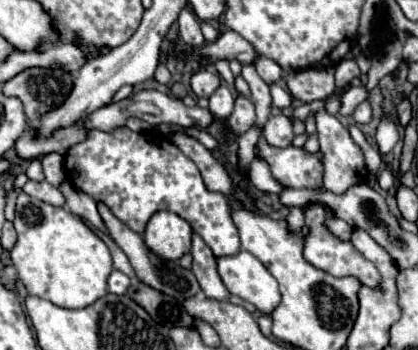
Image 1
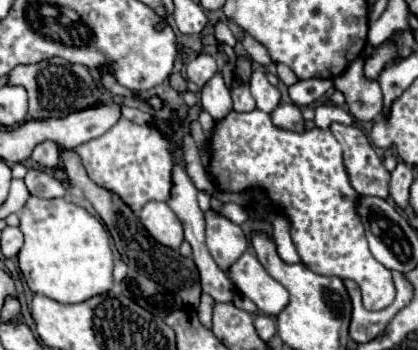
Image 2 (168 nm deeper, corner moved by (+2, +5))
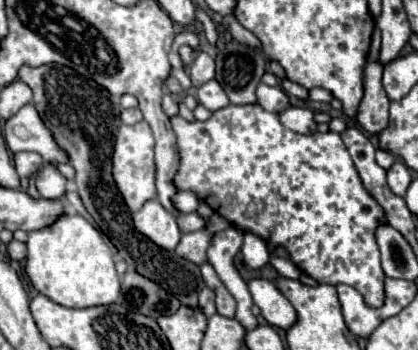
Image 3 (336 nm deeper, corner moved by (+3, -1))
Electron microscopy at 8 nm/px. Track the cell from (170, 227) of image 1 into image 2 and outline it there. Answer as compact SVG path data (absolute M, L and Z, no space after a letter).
M147 202L143 210L139 212L141 224L159 240L161 244L167 244L169 248L179 248L183 242L183 226L179 224L179 218L171 208L167 208L165 202Z

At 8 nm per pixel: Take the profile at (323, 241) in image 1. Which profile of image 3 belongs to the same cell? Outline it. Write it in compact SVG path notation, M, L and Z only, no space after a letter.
M250 104L250 106L226 106L222 110L216 110L206 122L186 122L184 118L180 116L174 116L172 120L172 130L176 132L176 138L178 138L178 150L180 150L180 170L174 178L174 184L178 186L178 190L192 190L200 200L204 200L214 212L222 214L228 222L232 222L234 226L238 226L240 230L250 230L254 232L256 236L260 236L270 250L274 250L276 246L284 246L292 258L292 262L302 270L306 272L308 276L312 276L316 282L320 284L348 284L352 288L356 288L366 306L382 306L382 302L386 300L386 294L384 294L384 272L380 268L380 252L378 252L378 246L376 246L376 240L374 240L374 230L376 230L376 224L380 222L386 222L384 218L384 212L382 208L378 206L378 202L366 192L366 188L362 186L360 182L360 176L354 168L354 162L340 138L340 134L336 132L314 132L314 134L296 134L288 128L284 128L280 122L278 122L278 116L272 114L272 112L266 112L262 110L258 104Z

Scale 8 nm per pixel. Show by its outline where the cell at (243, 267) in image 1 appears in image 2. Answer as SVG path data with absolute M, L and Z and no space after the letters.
M245 252L231 266L229 278L267 316L277 316L289 304L289 292L265 272L253 252Z

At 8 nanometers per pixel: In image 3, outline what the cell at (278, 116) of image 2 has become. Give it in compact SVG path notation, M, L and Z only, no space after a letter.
M290 106L284 112L280 112L280 122L292 132L298 134L312 134L316 132L316 122L312 118L312 112L308 108L296 108Z

